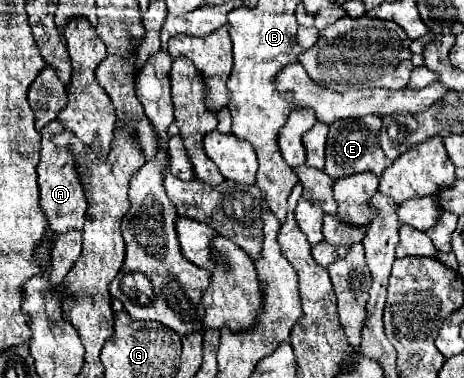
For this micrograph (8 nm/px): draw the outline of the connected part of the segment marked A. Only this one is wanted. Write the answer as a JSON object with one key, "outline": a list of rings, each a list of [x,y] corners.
{"outline":[[[58,120],[50,122],[42,130],[42,154],[40,154],[40,164],[38,164],[38,184],[40,184],[40,208],[50,224],[50,228],[56,234],[66,234],[68,230],[80,230],[84,226],[84,214],[86,214],[86,198],[84,198],[84,188],[80,184],[78,172],[74,168],[74,156],[66,148],[56,148],[52,144],[52,136],[62,132],[64,128],[60,126]]]}

